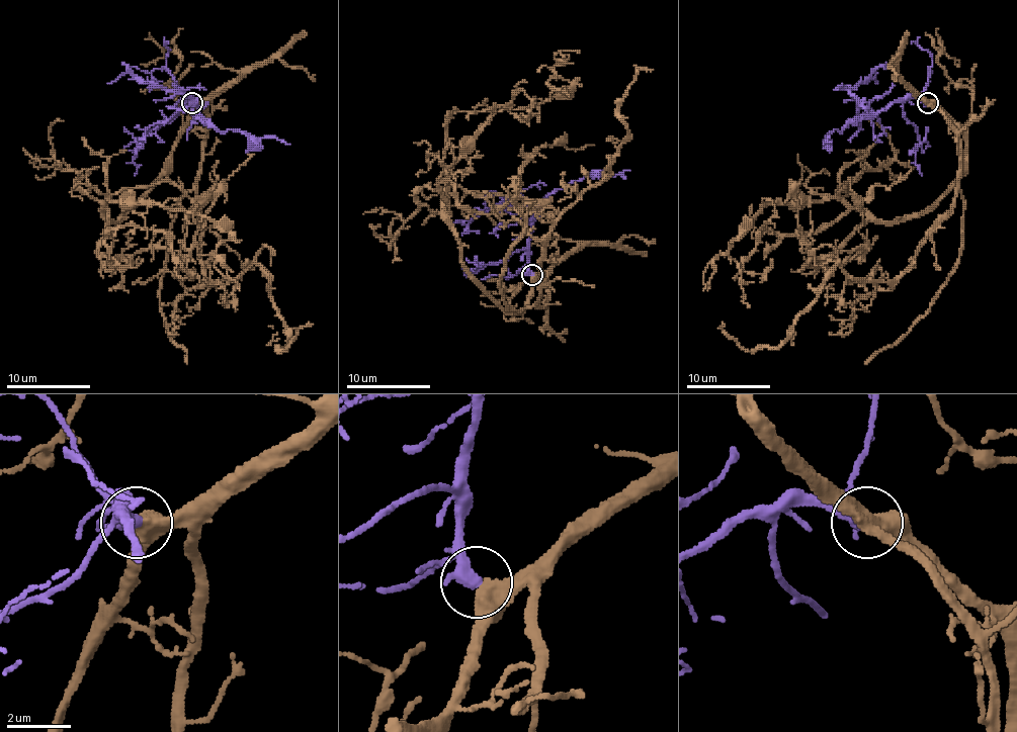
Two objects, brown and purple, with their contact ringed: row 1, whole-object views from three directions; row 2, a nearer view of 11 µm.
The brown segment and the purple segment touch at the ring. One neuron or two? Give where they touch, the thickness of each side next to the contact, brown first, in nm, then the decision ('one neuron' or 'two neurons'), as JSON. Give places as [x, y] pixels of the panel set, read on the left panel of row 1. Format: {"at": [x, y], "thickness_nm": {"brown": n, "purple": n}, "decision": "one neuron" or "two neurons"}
{"at": [191, 102], "thickness_nm": {"brown": 500, "purple": 480}, "decision": "one neuron"}

